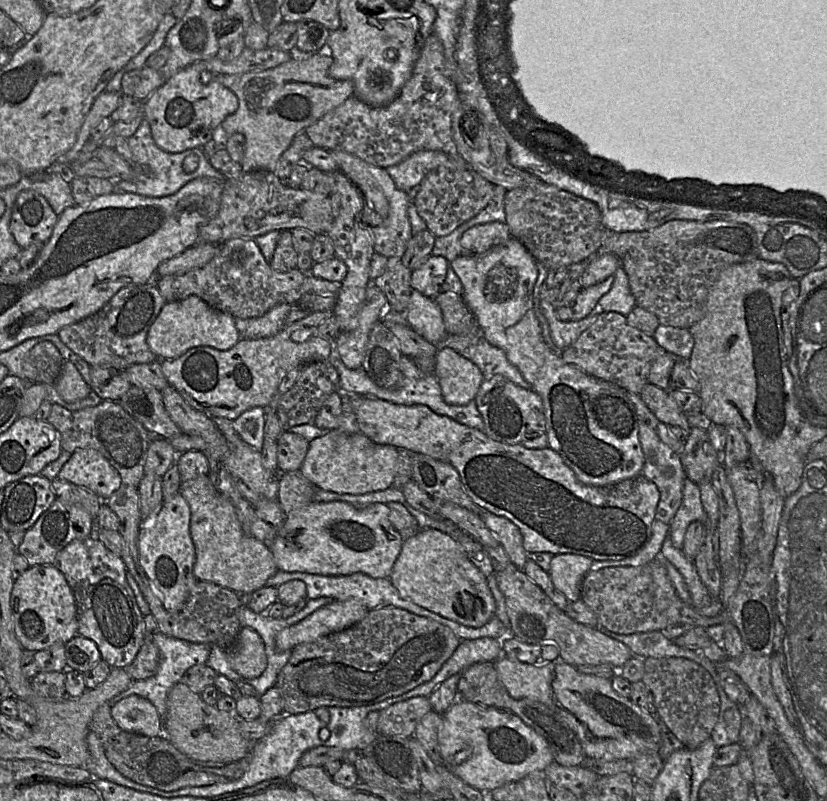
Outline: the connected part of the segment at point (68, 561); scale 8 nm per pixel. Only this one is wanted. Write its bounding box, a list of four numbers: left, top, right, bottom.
[53,534,146,668]

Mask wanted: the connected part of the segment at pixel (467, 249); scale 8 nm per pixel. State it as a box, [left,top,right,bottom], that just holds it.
[460,222,511,255]

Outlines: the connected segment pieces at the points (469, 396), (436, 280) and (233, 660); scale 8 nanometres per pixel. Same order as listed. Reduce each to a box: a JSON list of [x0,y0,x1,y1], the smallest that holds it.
[[435,347,484,405],[412,255,449,299],[226,626,267,679]]

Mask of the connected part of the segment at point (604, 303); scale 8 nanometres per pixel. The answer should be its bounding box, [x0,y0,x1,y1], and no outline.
[596,265,636,316]

